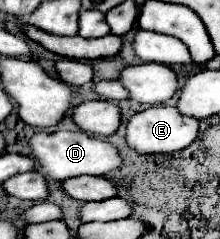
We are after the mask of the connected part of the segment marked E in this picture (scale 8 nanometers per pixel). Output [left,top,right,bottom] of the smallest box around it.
[126,107,200,153]

